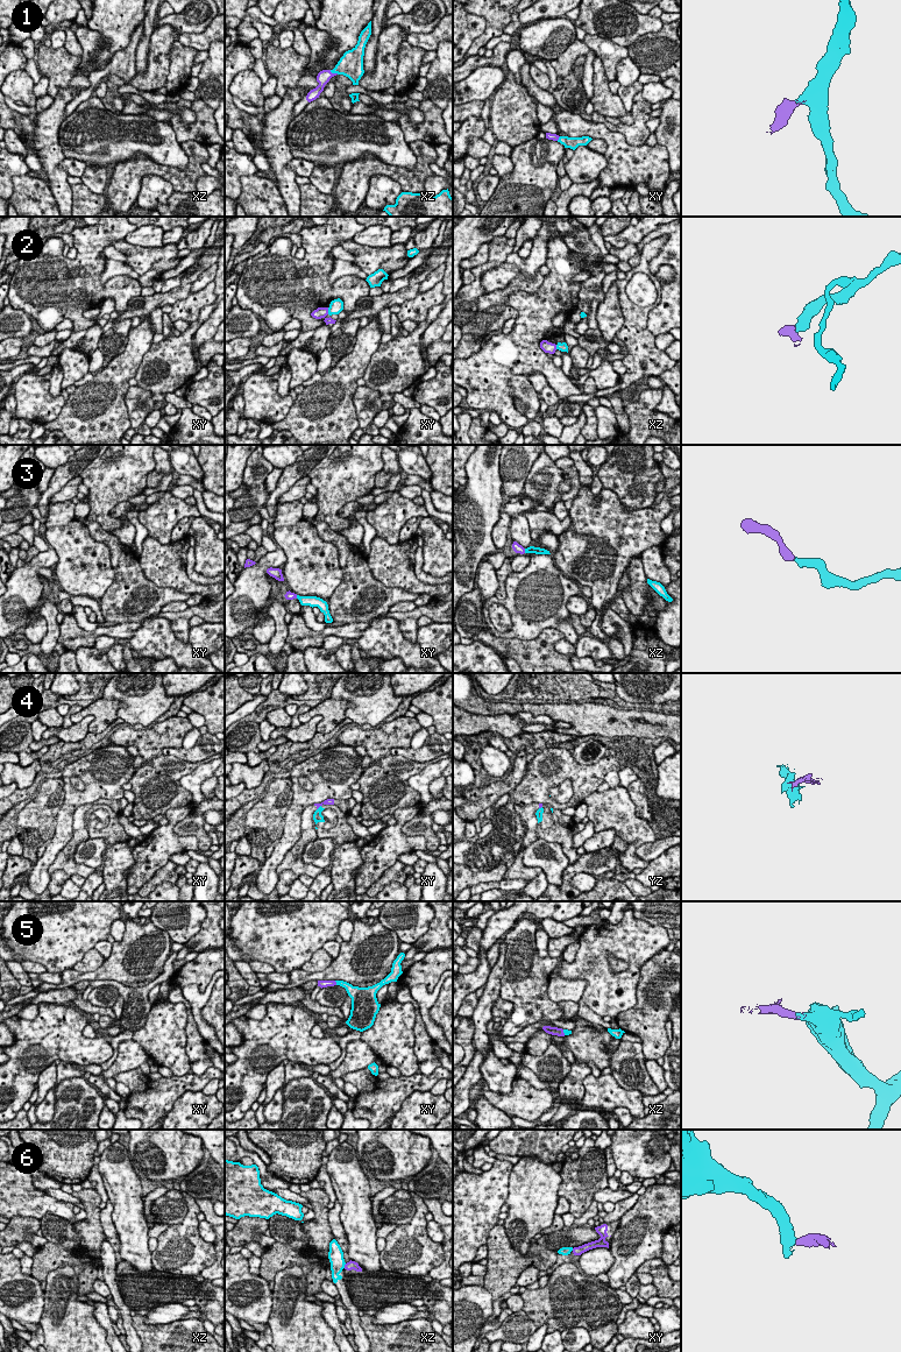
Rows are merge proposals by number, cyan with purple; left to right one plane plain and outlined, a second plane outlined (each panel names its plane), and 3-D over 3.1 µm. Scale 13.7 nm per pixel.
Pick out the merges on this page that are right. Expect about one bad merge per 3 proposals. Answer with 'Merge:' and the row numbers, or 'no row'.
Merge: 1, 3, 4, 5

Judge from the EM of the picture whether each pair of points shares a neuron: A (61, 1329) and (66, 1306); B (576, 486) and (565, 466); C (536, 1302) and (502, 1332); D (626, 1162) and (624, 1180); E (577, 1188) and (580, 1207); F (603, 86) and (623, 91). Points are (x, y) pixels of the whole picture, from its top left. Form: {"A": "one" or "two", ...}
{"A": "one", "B": "one", "C": "two", "D": "two", "E": "one", "F": "two"}

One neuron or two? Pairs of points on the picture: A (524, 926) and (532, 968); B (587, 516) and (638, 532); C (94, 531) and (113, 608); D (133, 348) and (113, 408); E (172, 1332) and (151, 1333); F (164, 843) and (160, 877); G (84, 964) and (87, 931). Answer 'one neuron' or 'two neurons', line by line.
A: one neuron
B: one neuron
C: one neuron
D: one neuron
E: one neuron
F: two neurons
G: two neurons

